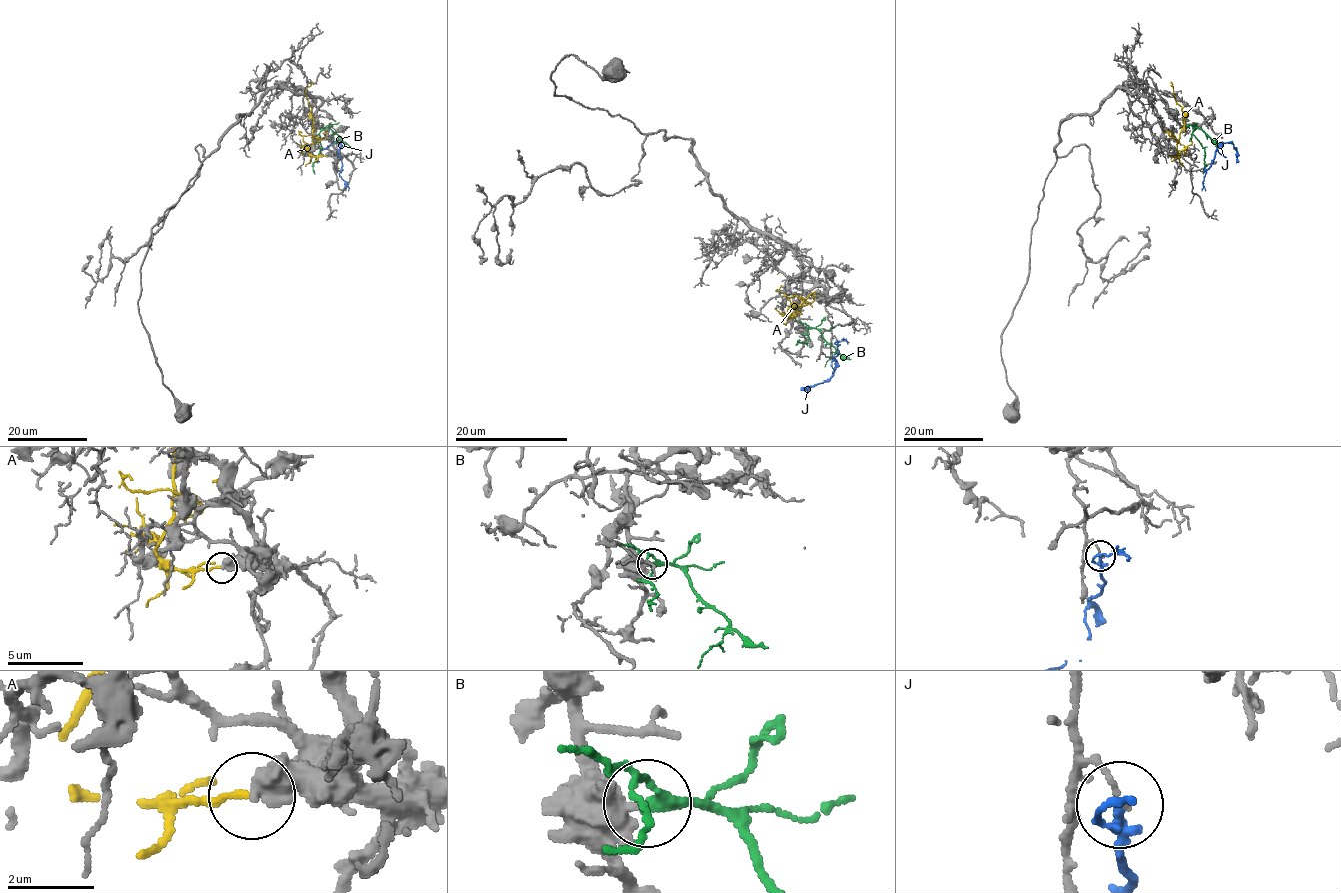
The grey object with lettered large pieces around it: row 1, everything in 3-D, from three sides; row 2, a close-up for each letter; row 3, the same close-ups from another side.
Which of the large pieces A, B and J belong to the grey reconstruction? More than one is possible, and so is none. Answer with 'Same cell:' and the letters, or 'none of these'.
Same cell: B

